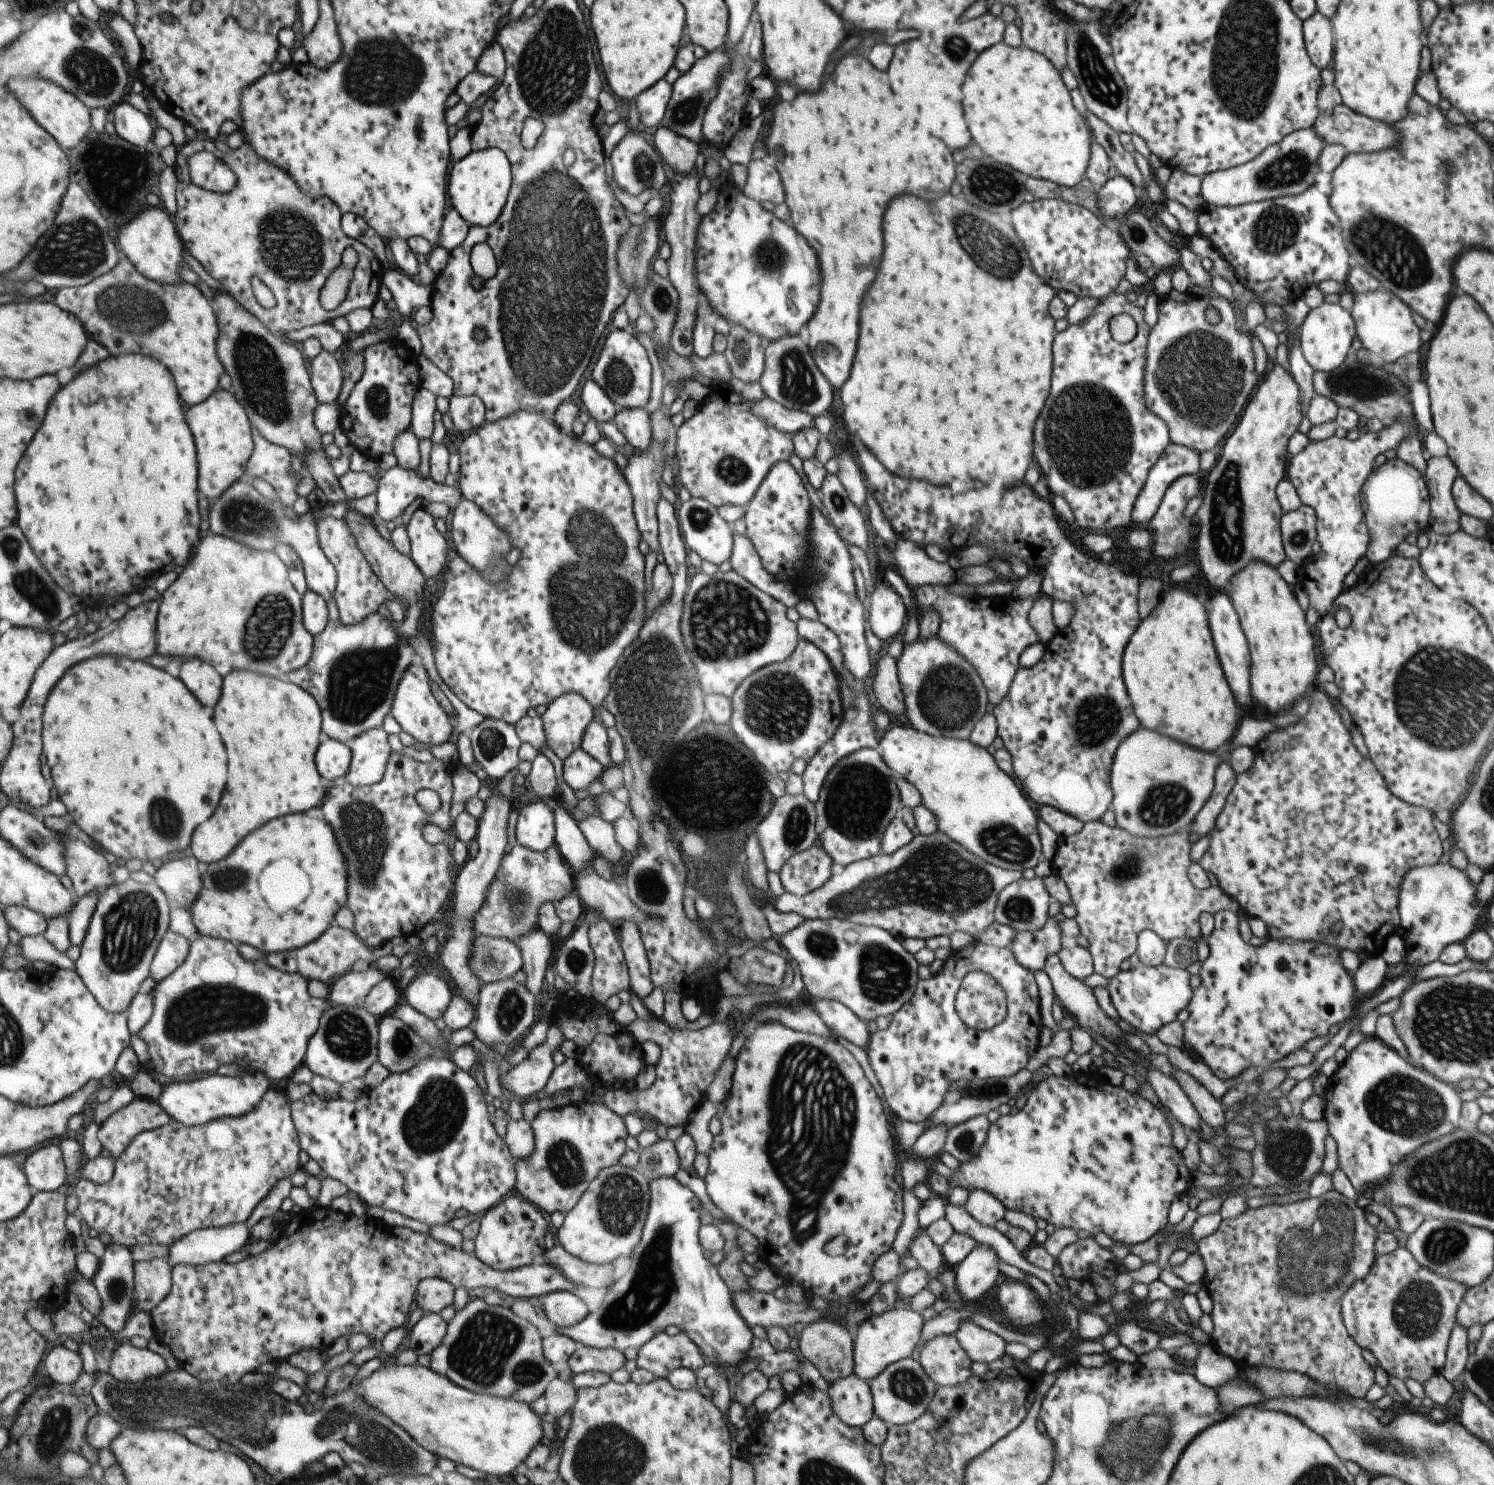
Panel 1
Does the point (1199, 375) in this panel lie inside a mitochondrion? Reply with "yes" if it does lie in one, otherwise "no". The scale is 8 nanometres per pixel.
yes

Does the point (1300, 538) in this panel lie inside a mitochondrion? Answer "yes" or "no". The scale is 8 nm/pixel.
yes

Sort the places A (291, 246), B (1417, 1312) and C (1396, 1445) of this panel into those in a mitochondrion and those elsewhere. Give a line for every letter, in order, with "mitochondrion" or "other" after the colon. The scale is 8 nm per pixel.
A: mitochondrion
B: mitochondrion
C: mitochondrion

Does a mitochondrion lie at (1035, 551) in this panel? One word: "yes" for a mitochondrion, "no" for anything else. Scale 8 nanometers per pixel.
no

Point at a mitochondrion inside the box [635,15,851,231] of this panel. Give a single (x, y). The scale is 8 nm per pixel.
(687, 109)

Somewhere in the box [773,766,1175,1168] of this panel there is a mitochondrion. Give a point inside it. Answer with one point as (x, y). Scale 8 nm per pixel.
(935, 878)

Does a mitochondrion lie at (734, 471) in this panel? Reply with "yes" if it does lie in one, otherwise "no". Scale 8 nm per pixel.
yes

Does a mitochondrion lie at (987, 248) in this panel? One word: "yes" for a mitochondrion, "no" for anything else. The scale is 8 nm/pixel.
yes

